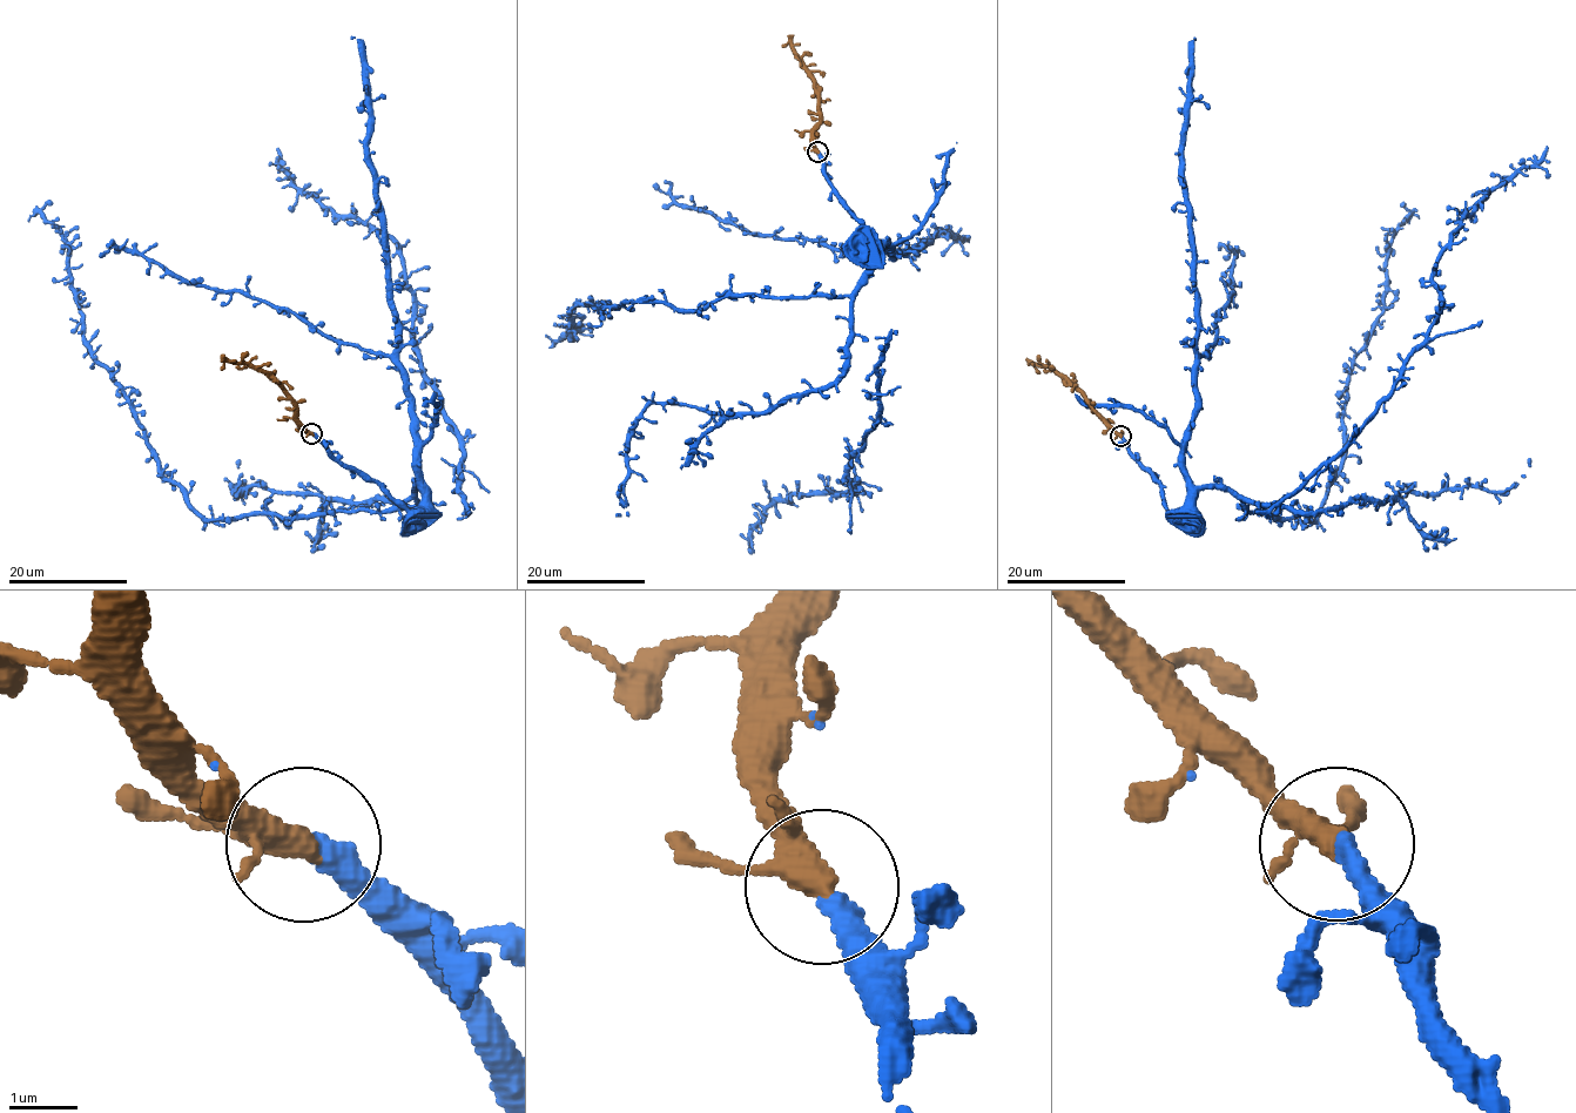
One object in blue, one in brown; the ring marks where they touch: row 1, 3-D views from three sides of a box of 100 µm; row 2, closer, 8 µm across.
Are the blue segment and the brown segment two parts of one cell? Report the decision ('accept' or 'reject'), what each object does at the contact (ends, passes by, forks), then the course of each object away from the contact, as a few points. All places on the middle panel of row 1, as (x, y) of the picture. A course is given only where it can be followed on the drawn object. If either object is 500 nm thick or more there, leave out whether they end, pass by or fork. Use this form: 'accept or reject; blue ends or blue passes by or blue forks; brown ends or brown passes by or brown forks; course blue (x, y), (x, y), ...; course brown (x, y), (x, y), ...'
accept; blue ends; brown forks; course blue (817, 153), (874, 254), (849, 295), (577, 303), (579, 329), (559, 341), (574, 336); course brown (817, 153), (813, 139), (822, 114), (819, 99), (790, 35)

